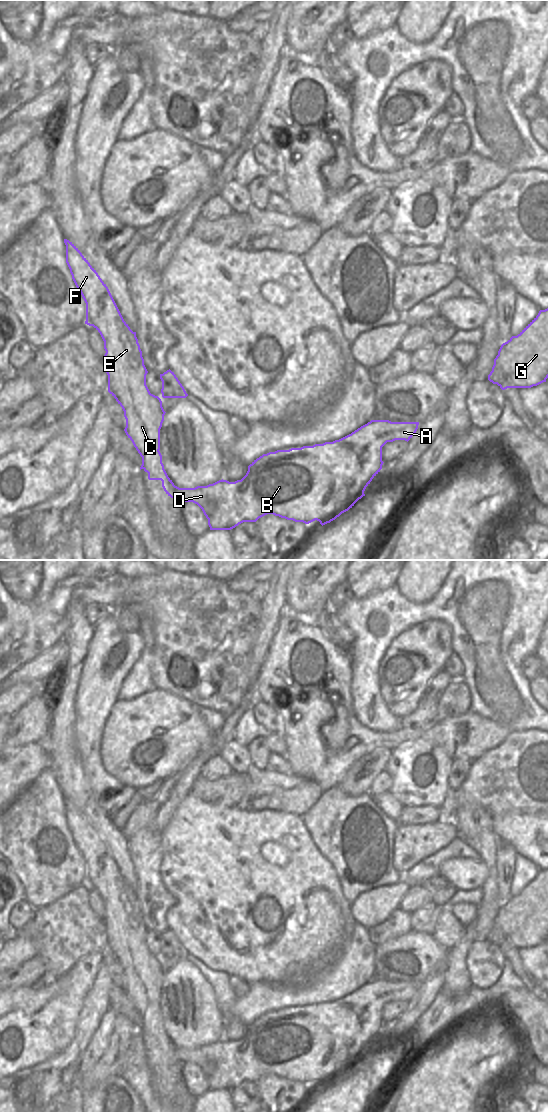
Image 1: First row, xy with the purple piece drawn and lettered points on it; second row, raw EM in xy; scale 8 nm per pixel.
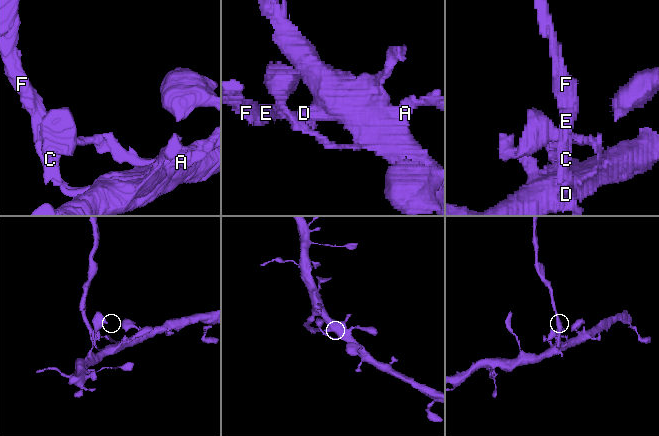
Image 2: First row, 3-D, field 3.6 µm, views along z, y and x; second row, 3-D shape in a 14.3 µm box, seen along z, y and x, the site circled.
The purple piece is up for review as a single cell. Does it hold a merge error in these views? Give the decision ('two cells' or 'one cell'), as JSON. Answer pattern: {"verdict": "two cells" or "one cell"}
{"verdict": "two cells"}

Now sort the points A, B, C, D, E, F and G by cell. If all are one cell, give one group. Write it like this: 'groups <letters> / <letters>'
groups A B D G / C E F

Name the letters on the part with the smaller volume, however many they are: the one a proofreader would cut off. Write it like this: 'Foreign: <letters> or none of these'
Foreign: C, E, F

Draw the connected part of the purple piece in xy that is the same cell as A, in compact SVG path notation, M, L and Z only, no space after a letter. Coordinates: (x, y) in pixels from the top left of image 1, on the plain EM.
M371 980L351 994L333 1002L263 1014L248 1026L246 1035L235 1042L222 1039L207 1046L179 1048L168 1037L160 1011L157 1014L146 1015L143 1029L148 1033L149 1040L162 1041L164 1051L171 1058L183 1063L193 1062L197 1064L208 1079L210 1090L231 1090L243 1082L256 1082L267 1074L305 1084L317 1080L323 1086L348 1071L359 1059L365 1056L366 1047L382 1029L384 1023L382 1021L382 1007L387 1002L395 1000L408 1002L416 993L418 985L419 982Z

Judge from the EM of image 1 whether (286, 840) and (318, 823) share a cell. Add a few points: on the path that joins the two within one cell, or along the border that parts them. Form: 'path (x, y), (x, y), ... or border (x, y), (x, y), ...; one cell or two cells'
border (301, 816), (311, 840), (318, 849); two cells

